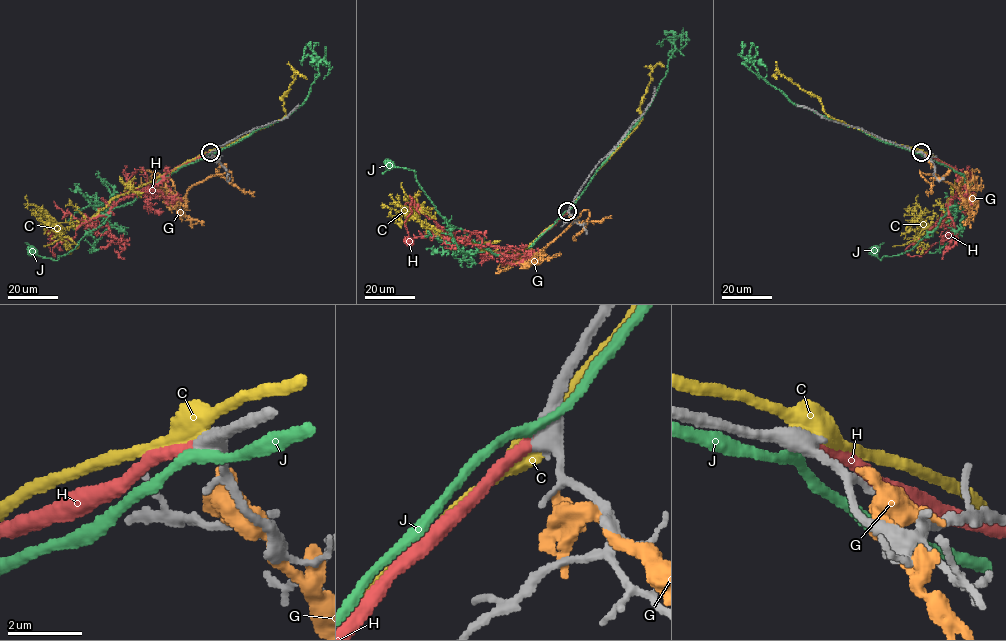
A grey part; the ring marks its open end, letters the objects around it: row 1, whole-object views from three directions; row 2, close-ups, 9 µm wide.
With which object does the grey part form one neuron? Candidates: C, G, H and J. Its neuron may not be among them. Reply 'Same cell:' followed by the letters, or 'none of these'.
Same cell: H

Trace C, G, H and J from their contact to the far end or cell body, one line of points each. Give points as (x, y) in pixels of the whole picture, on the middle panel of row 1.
C: (569, 211), (527, 247), (502, 252), (490, 251), (468, 238), (450, 238), (407, 211), (383, 208)
G: (569, 215), (583, 224), (589, 210), (584, 209), (540, 253), (516, 262), (507, 261), (496, 269)
H: (568, 211), (524, 247), (509, 249), (456, 238), (429, 218), (410, 195), (411, 212), (405, 222), (408, 243)
J: (568, 210), (525, 252), (495, 255), (448, 223), (425, 193), (414, 170), (388, 163)

